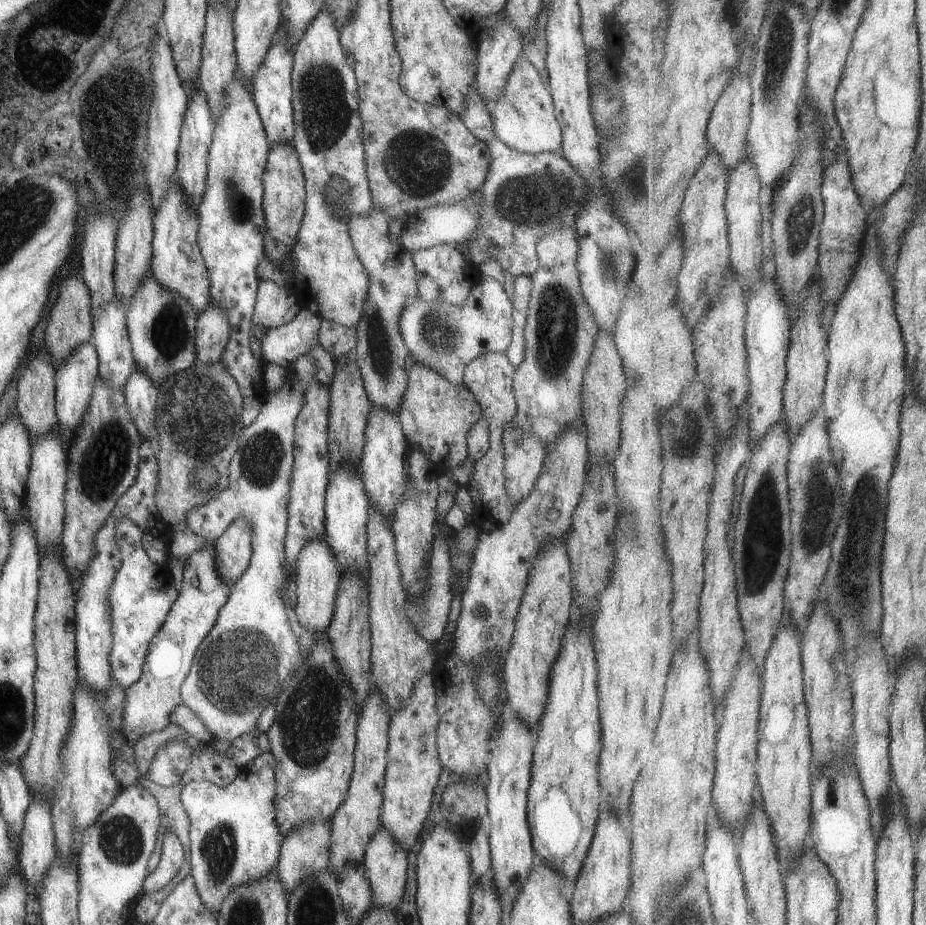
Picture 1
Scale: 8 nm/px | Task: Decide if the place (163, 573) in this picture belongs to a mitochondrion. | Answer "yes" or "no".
no

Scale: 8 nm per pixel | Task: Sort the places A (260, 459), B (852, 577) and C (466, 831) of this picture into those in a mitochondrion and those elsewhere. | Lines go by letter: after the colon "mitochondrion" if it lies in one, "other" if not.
A: mitochondrion
B: mitochondrion
C: other

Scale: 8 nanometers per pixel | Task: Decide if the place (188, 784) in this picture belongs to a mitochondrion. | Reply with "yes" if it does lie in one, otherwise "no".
no

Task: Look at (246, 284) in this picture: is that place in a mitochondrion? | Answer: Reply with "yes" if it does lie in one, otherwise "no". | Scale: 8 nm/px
no

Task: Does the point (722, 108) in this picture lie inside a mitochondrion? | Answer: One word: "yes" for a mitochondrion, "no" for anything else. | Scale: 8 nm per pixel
no

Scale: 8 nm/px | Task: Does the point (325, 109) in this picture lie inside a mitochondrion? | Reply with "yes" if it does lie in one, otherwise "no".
yes

